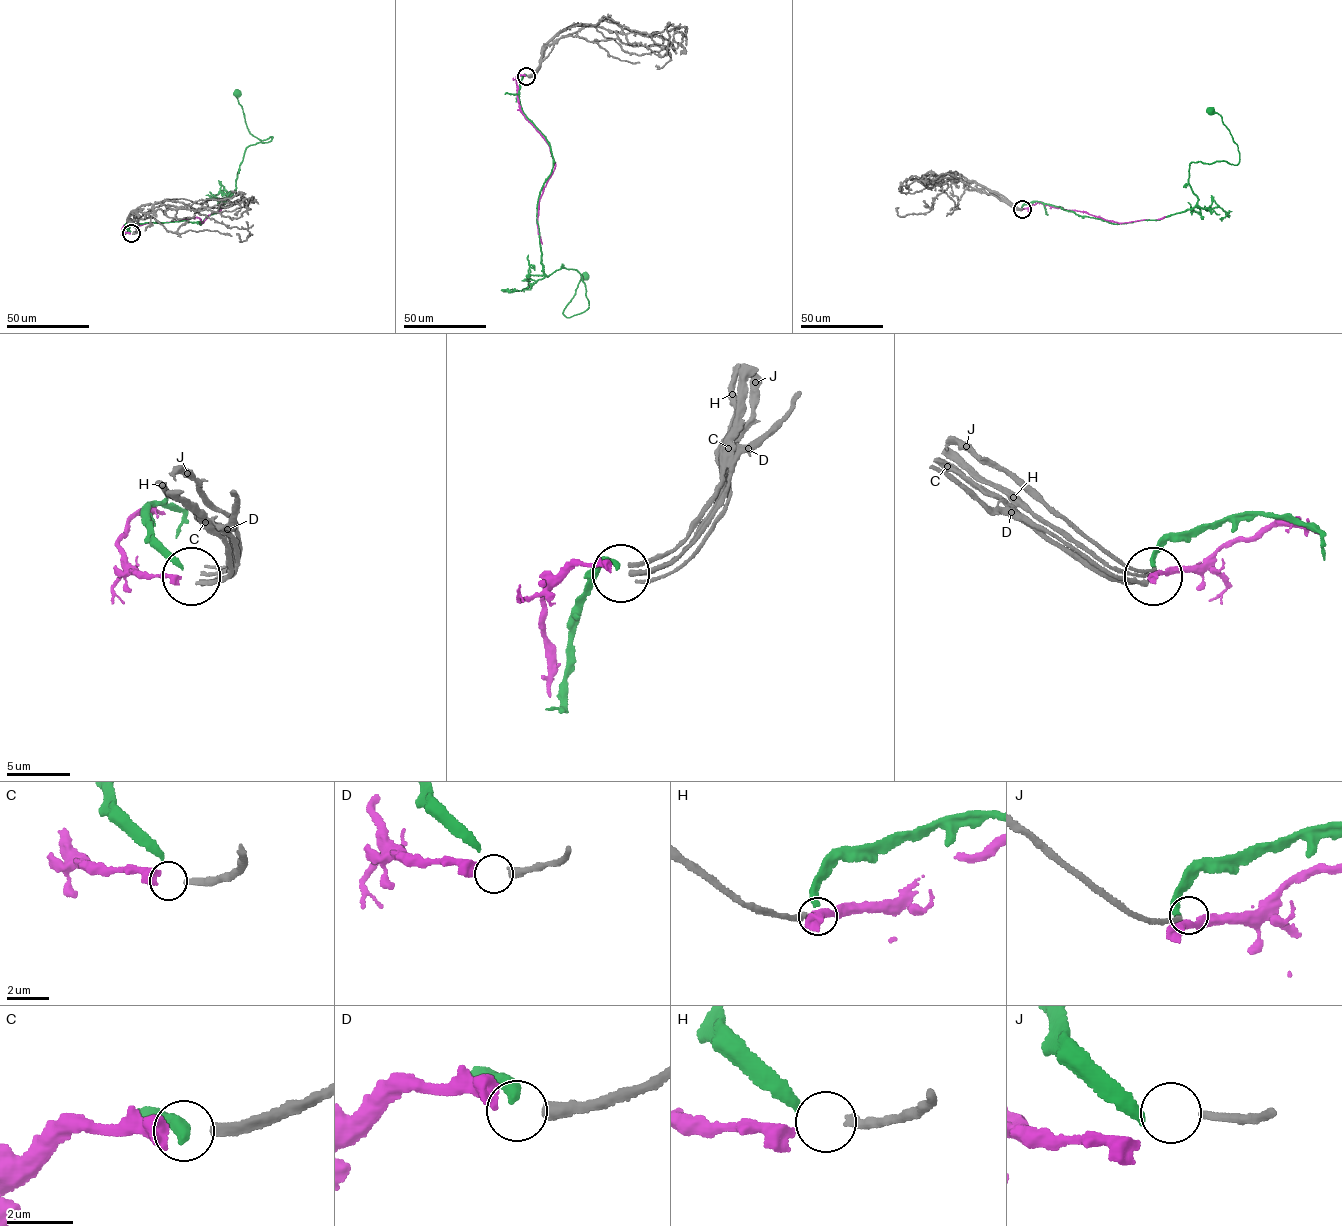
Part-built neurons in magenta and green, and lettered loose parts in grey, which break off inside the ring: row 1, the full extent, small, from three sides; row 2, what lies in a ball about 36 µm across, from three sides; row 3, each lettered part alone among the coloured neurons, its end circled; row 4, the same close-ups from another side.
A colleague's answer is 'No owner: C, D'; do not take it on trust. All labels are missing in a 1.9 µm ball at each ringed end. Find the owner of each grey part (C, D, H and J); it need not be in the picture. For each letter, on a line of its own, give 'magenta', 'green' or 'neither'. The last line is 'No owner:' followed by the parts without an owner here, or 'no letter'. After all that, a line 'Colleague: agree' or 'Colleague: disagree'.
C: neither
D: magenta
H: green
J: neither
No owner: C, J
Colleague: disagree

